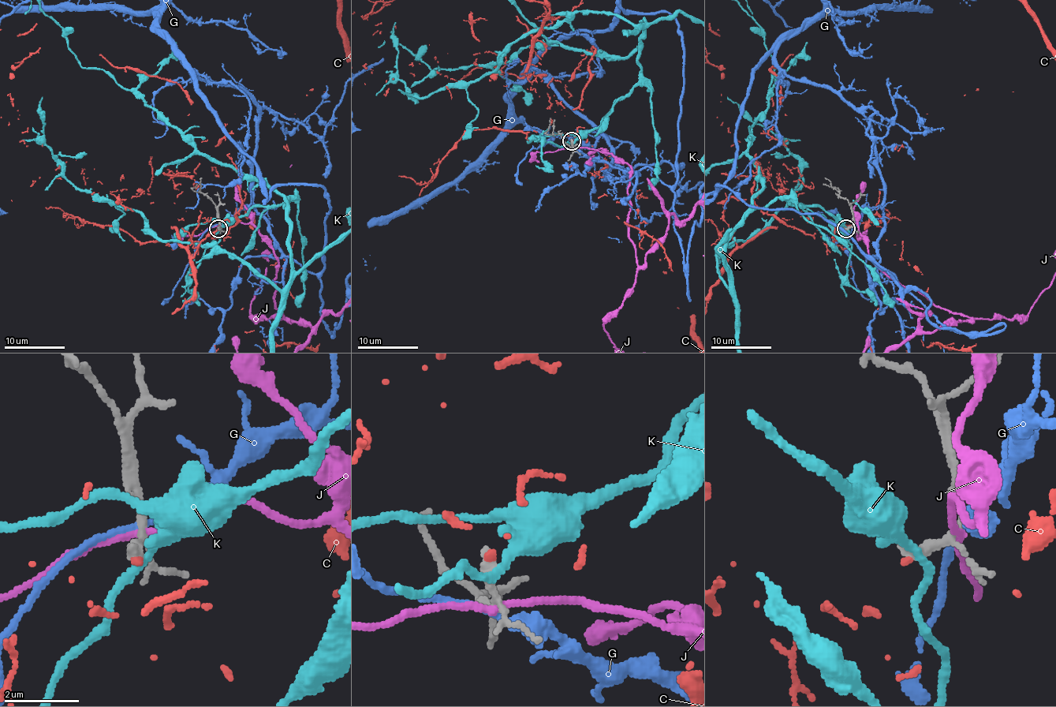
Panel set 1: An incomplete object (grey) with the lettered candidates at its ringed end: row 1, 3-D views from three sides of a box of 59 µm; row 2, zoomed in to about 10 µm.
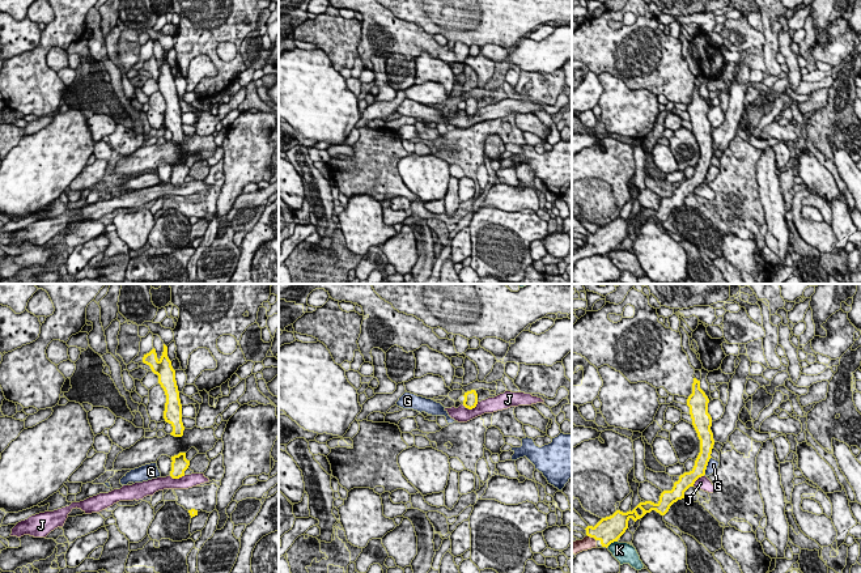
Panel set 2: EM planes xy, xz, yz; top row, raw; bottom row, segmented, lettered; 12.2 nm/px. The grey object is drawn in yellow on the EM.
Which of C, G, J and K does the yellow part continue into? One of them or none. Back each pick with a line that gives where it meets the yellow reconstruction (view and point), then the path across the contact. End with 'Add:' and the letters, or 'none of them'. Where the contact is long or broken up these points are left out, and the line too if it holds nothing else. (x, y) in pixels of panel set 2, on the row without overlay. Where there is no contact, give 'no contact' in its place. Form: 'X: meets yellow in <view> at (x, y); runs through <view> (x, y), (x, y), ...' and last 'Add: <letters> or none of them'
C: meets yellow in yz at (592, 243); runs through yz (607, 237), (592, 243), (586, 250)
Add: C

